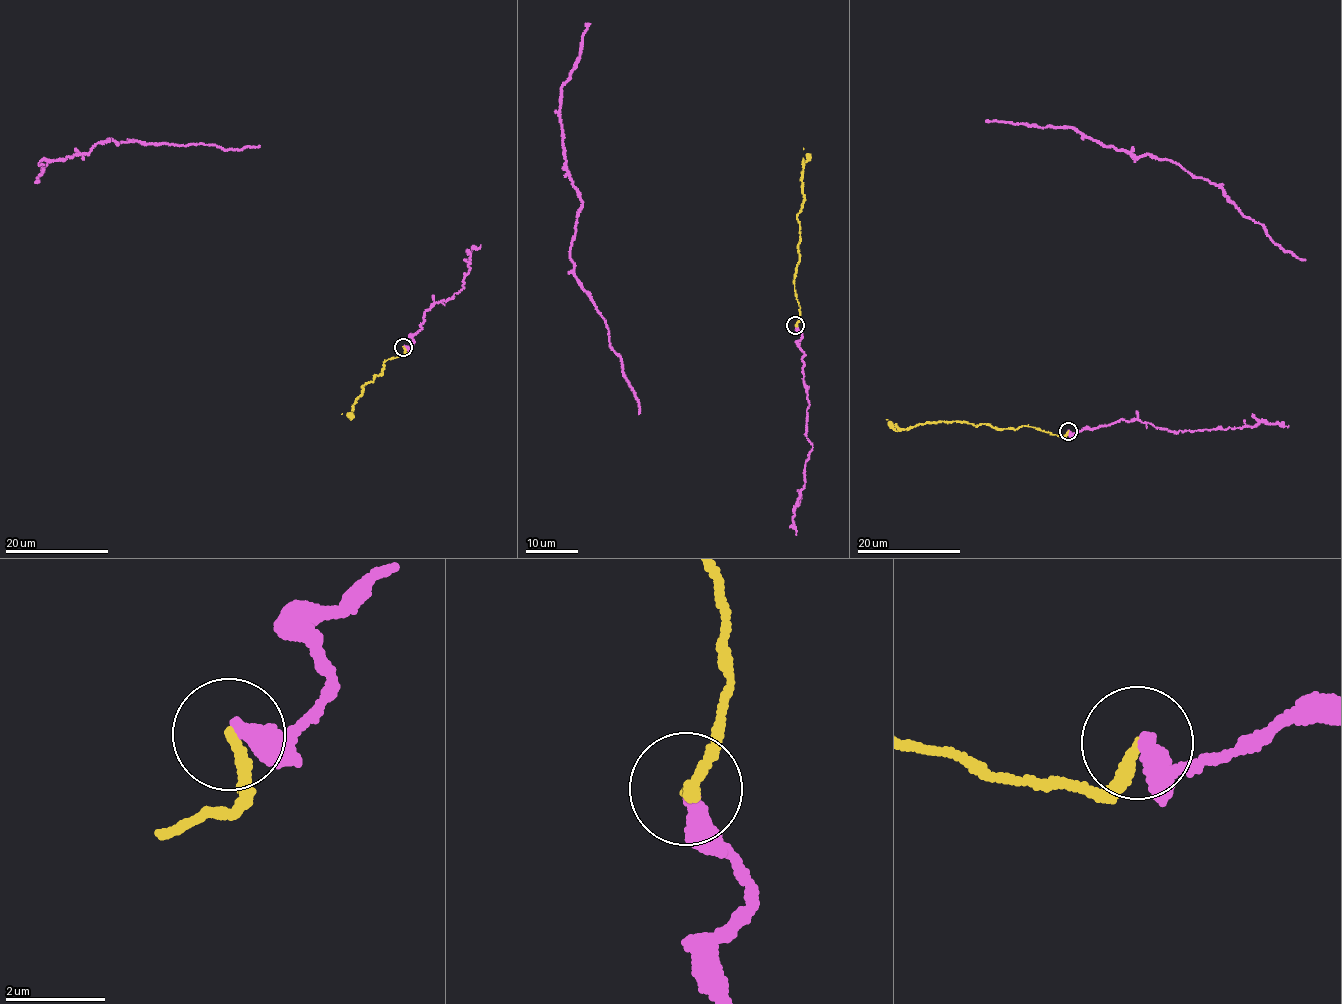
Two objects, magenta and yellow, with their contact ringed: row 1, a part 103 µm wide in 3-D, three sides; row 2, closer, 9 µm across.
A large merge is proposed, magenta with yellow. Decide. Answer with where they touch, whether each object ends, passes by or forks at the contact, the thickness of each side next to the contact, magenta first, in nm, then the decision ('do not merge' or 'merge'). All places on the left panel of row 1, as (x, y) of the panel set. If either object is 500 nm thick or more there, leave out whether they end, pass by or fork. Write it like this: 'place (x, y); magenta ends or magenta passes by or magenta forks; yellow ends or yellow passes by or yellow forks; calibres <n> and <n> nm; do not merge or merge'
place (403, 347); magenta ends; yellow ends; calibres 400 and 240 nm; merge

